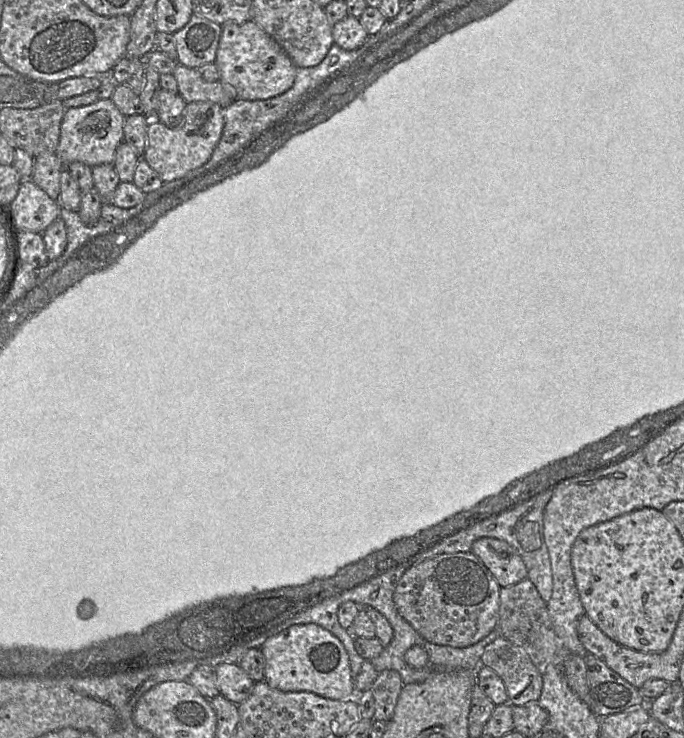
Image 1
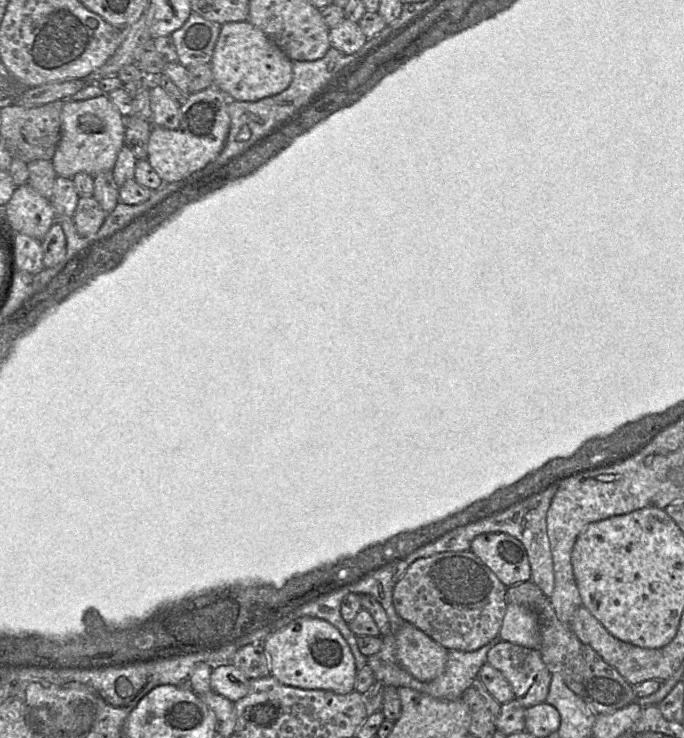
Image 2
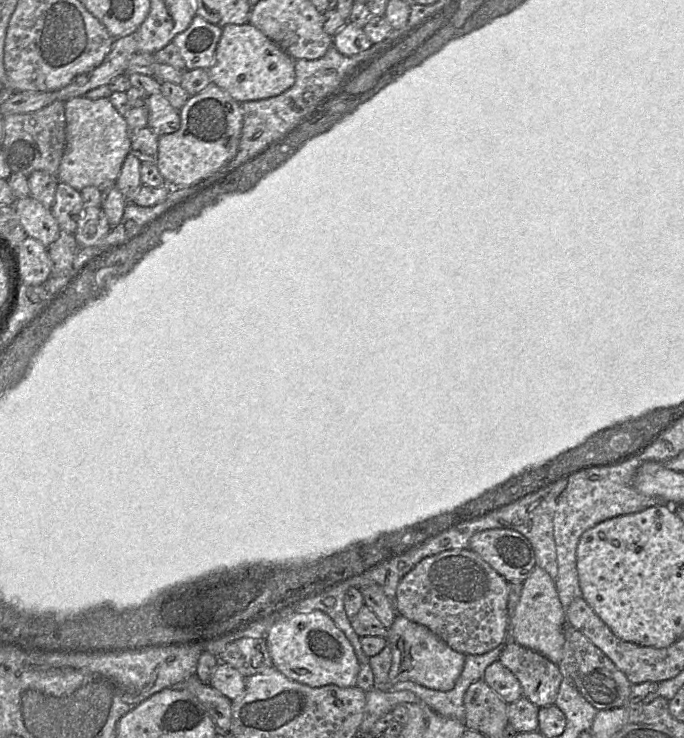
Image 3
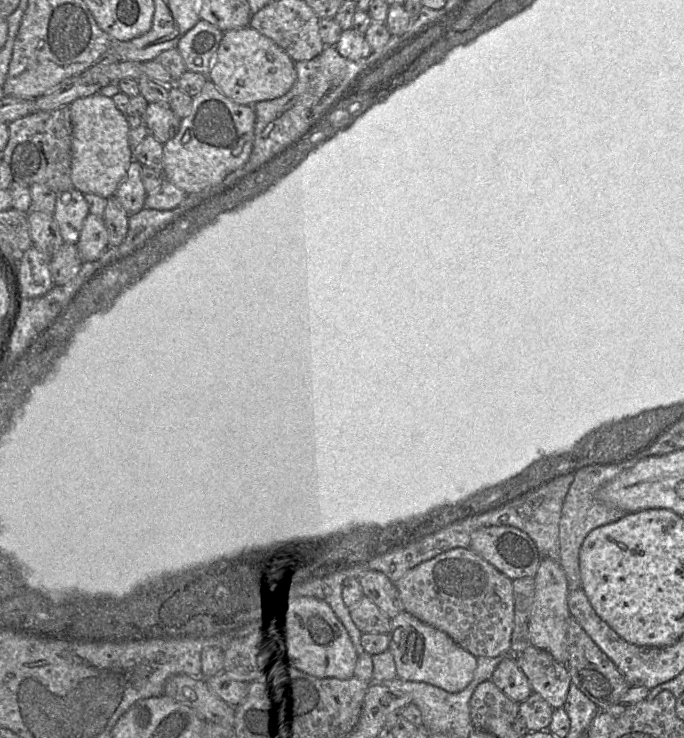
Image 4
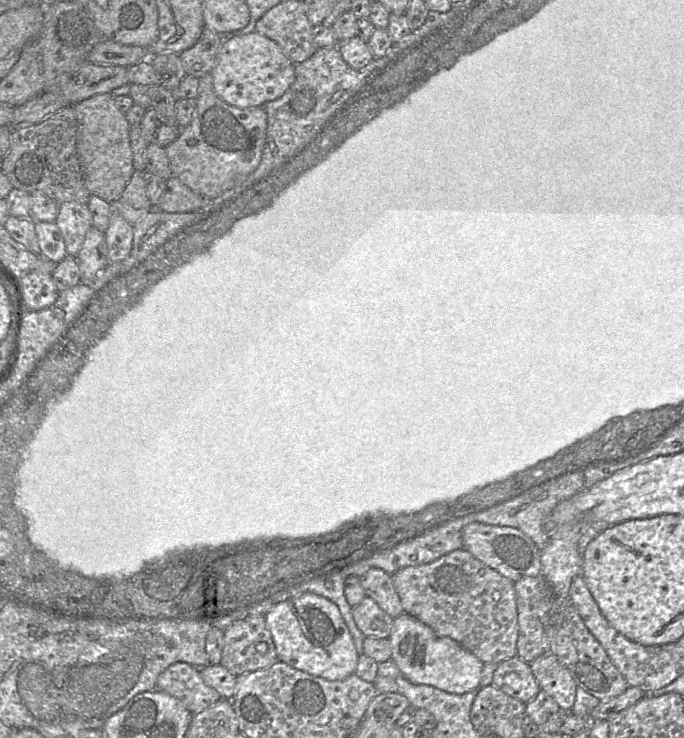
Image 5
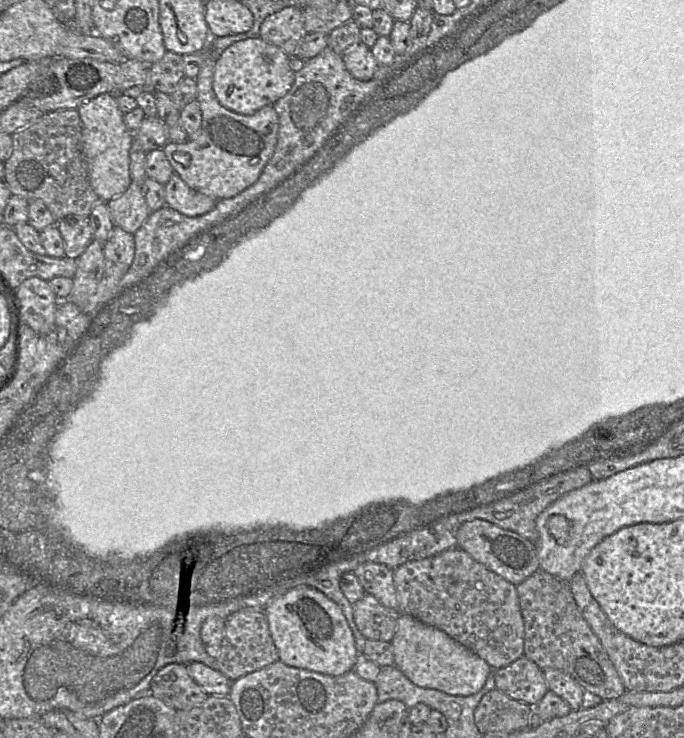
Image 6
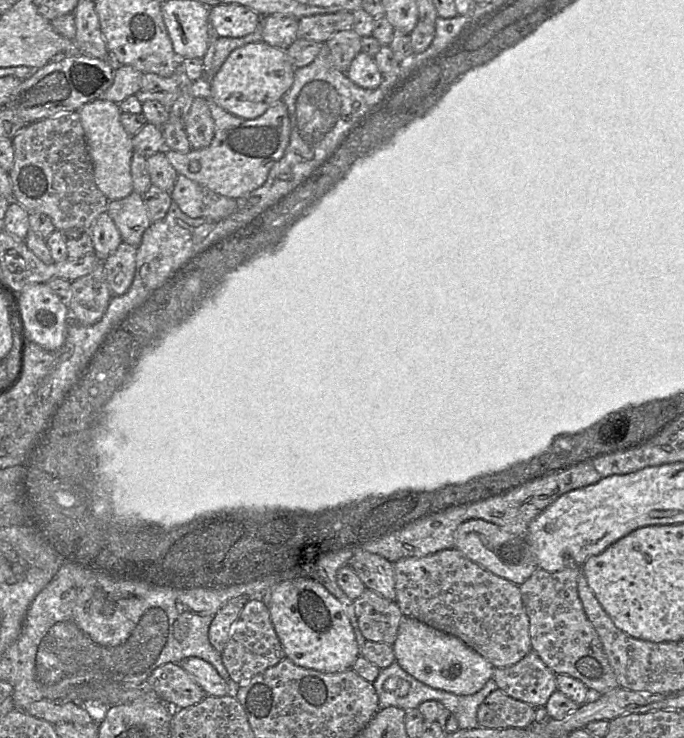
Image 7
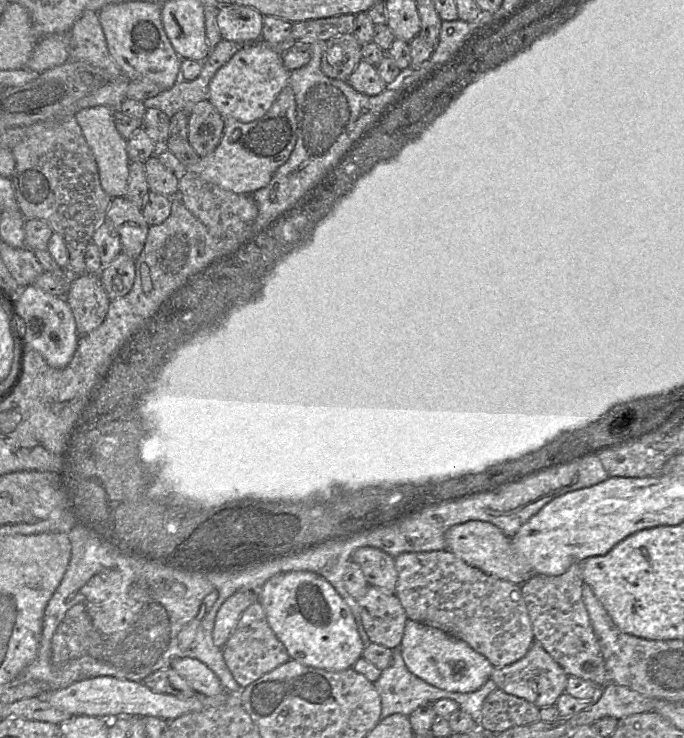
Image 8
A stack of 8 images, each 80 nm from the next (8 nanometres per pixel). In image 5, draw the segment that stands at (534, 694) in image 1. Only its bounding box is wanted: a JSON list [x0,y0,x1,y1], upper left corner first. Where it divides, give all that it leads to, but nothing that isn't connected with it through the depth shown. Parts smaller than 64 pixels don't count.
[529,655,577,711]

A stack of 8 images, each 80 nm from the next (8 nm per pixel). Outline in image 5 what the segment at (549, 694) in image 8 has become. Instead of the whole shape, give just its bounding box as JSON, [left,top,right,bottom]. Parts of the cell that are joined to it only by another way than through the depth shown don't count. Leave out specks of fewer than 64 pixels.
[492,656,541,704]

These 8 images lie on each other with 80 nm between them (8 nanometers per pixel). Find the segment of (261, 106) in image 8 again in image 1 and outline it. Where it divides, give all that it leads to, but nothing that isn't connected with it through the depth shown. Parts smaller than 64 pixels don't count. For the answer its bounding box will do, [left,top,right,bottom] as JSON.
[215,19,296,100]

